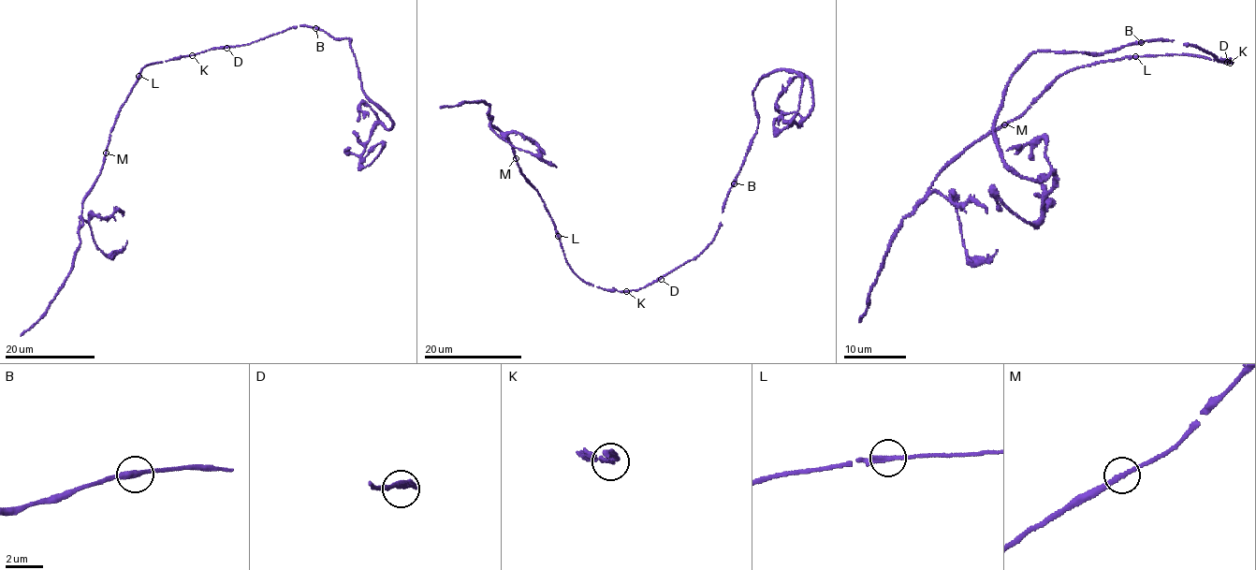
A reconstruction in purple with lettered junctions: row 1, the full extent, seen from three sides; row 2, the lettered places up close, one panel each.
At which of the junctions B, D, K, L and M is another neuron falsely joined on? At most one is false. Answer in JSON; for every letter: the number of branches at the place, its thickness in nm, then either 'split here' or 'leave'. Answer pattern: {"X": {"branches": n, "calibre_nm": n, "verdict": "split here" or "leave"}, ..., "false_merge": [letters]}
{"B": {"branches": 2, "calibre_nm": 320, "verdict": "leave"}, "D": {"branches": 2, "calibre_nm": 280, "verdict": "leave"}, "K": {"branches": 2, "calibre_nm": 190, "verdict": "leave"}, "L": {"branches": 2, "calibre_nm": 280, "verdict": "leave"}, "M": {"branches": 2, "calibre_nm": 200, "verdict": "leave"}, "false_merge": []}

